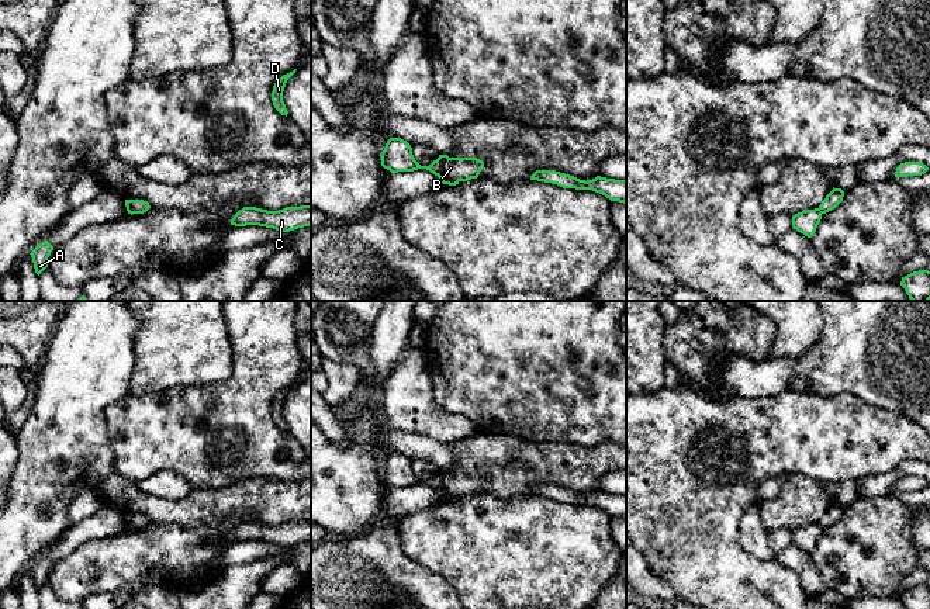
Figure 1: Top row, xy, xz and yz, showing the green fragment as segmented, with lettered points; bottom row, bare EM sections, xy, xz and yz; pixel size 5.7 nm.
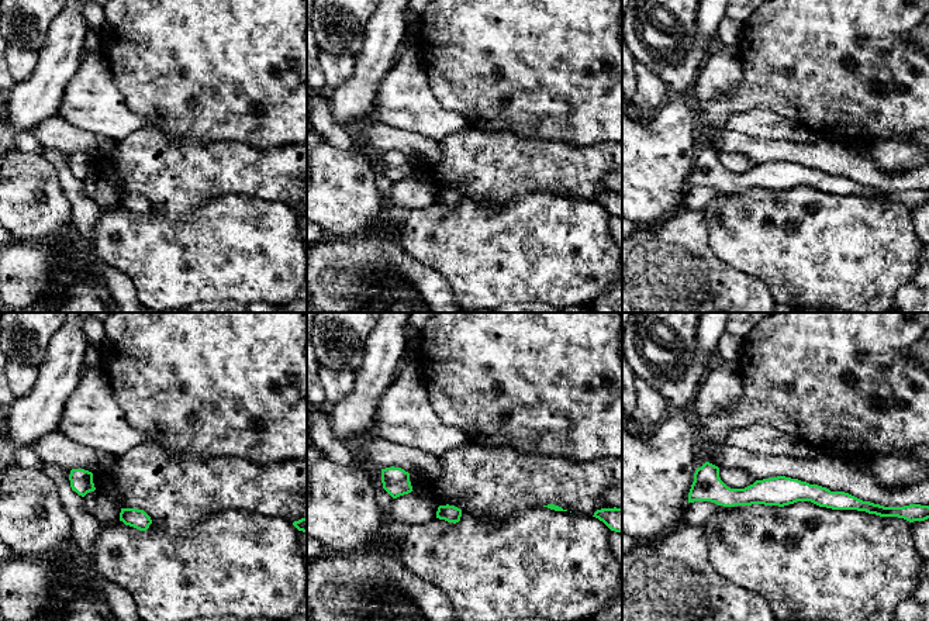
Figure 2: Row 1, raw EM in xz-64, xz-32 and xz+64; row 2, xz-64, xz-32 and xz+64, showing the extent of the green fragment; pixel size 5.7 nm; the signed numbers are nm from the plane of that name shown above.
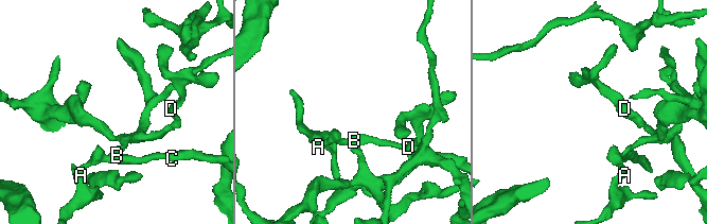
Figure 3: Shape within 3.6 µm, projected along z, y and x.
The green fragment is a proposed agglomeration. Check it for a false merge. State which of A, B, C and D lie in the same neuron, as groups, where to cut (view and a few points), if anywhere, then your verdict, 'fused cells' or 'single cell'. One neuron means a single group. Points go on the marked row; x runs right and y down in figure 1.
A B C / D; cut in yz along (818, 208), (822, 213); fused cells

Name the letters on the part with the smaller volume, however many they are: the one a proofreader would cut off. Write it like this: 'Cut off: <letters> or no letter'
Cut off: A, B, C

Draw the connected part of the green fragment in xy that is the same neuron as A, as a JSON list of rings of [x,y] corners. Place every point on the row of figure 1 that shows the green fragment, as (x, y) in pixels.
[[[45,241],[30,253],[32,257],[35,273],[39,276],[46,267],[48,267],[48,257],[51,252],[53,250],[53,246]]]

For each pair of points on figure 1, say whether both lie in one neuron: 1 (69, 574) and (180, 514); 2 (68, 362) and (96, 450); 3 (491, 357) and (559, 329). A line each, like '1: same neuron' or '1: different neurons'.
1: different neurons
2: same neuron
3: same neuron

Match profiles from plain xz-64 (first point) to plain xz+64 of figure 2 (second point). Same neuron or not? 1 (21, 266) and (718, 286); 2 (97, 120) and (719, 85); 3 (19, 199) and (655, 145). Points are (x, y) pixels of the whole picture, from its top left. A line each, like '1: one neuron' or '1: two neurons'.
1: one neuron
2: one neuron
3: one neuron

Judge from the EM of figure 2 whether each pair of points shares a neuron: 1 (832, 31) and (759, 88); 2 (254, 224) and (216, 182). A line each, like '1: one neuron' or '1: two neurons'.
1: one neuron
2: two neurons

